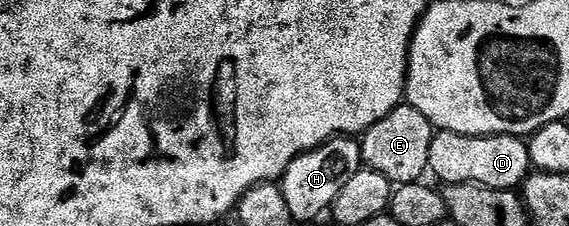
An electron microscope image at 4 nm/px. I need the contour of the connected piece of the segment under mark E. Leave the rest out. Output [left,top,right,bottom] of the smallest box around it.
[362,103,436,186]

